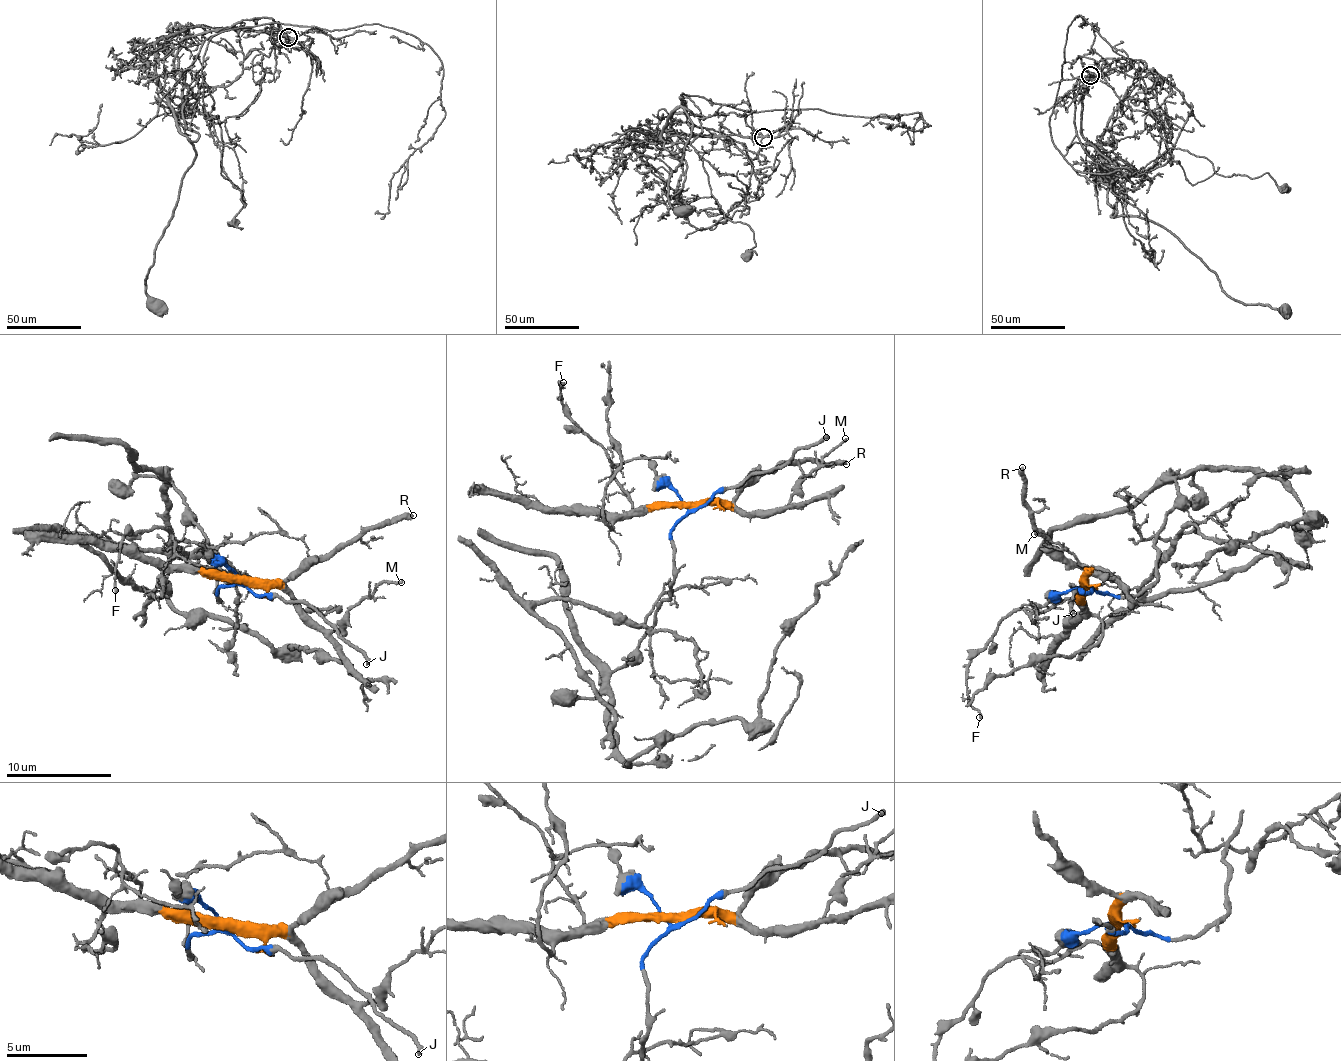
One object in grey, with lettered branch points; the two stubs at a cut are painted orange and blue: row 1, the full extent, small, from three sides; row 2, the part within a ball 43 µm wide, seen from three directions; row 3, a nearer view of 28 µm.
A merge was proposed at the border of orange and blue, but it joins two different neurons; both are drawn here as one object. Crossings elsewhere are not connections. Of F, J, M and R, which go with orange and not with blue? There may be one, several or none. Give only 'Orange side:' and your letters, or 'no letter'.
Orange side: F, M, R

